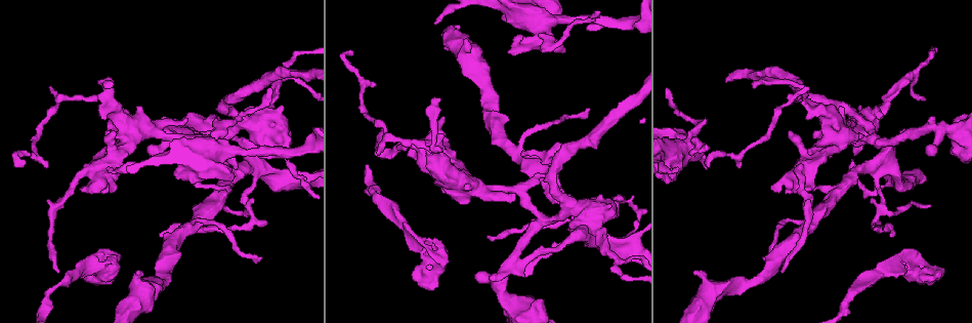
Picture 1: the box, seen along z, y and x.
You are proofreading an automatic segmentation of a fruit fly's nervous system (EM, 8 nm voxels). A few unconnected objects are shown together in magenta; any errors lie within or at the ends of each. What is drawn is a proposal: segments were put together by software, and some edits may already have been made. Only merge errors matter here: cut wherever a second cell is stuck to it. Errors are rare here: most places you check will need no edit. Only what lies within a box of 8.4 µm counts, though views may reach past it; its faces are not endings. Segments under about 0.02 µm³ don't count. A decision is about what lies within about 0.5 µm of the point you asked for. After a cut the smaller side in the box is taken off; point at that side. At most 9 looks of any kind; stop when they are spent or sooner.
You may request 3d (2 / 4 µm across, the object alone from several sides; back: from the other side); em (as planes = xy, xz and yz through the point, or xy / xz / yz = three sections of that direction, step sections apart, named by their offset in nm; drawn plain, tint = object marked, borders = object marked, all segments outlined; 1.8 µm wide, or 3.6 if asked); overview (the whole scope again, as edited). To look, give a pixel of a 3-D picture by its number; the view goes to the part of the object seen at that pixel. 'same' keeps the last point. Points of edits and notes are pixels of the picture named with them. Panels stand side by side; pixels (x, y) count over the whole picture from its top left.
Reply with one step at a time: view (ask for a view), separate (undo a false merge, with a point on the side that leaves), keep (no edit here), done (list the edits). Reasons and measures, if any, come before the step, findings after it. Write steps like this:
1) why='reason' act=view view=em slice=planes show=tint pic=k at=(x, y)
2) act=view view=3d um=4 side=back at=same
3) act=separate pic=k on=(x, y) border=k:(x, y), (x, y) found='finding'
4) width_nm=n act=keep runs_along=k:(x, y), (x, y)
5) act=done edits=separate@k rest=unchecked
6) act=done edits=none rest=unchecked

why='side arm on a straight run' act=view view=3d um=4 pic=1 at=(809, 105)

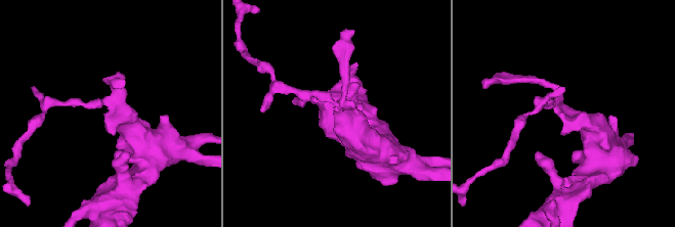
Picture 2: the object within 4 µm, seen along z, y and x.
why='shape alone is not enough' act=view view=em slice=planes show=tint pic=2 at=(565, 114)

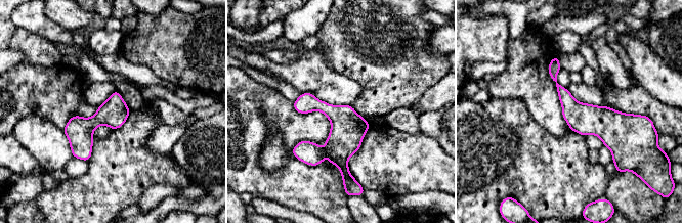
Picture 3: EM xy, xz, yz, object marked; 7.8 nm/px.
act=keep runs_along=3:(552, 62), (558, 87), (587, 119), (632, 119) found='one cell here'

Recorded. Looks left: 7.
why='looks like a crossing' act=view view=3d um=4 side=back pic=1 at=(886, 152)

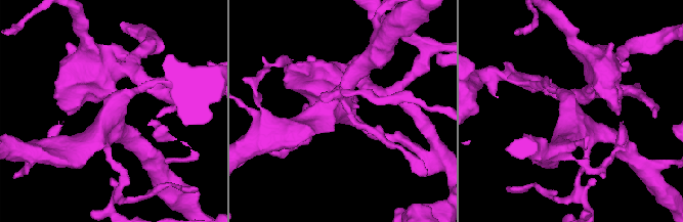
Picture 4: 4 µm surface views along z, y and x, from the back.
arms=4 why='now the EM' act=view view=em slice=planes show=tint pic=4 at=(573, 114)

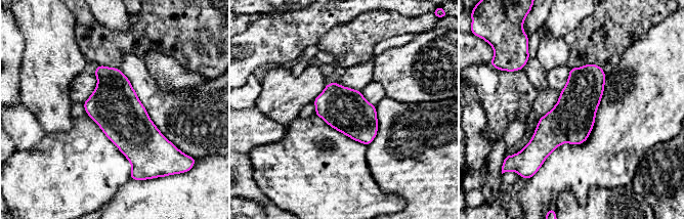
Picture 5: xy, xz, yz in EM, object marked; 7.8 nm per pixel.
width_nm=340 act=keep found='all the same cell'

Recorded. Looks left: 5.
why='thick turns thin' act=view view=em um=3.6 slice=planes show=tint pic=1 at=(185, 130)

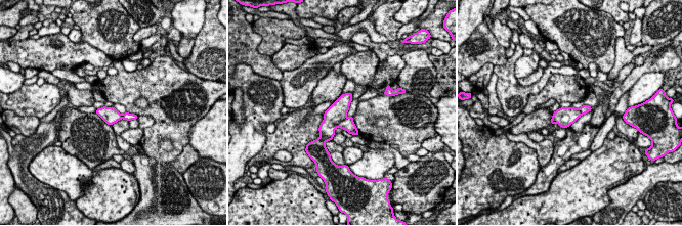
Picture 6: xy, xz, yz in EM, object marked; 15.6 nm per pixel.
width_nm=260 act=separate pic=6 on=(348, 125) border=6:(346, 118), (336, 126) found='two cells meet here'

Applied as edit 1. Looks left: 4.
act=done edits=separate@6 rest=unchecked

